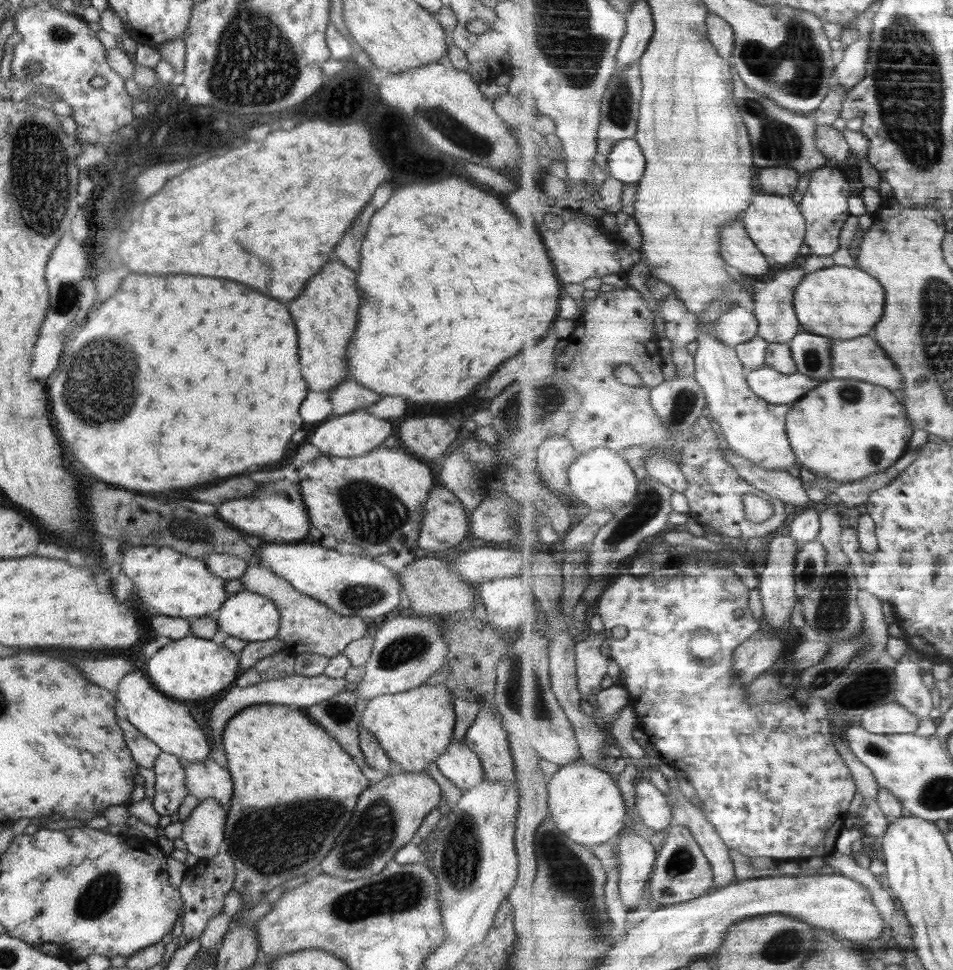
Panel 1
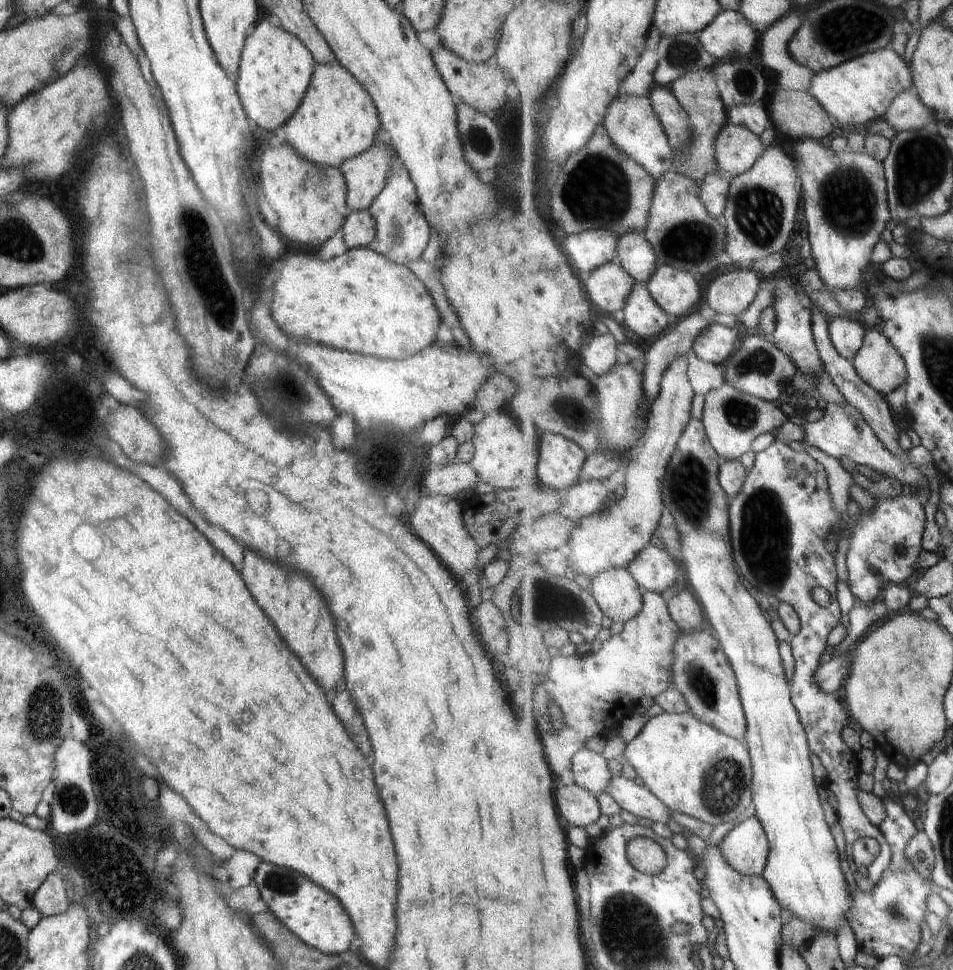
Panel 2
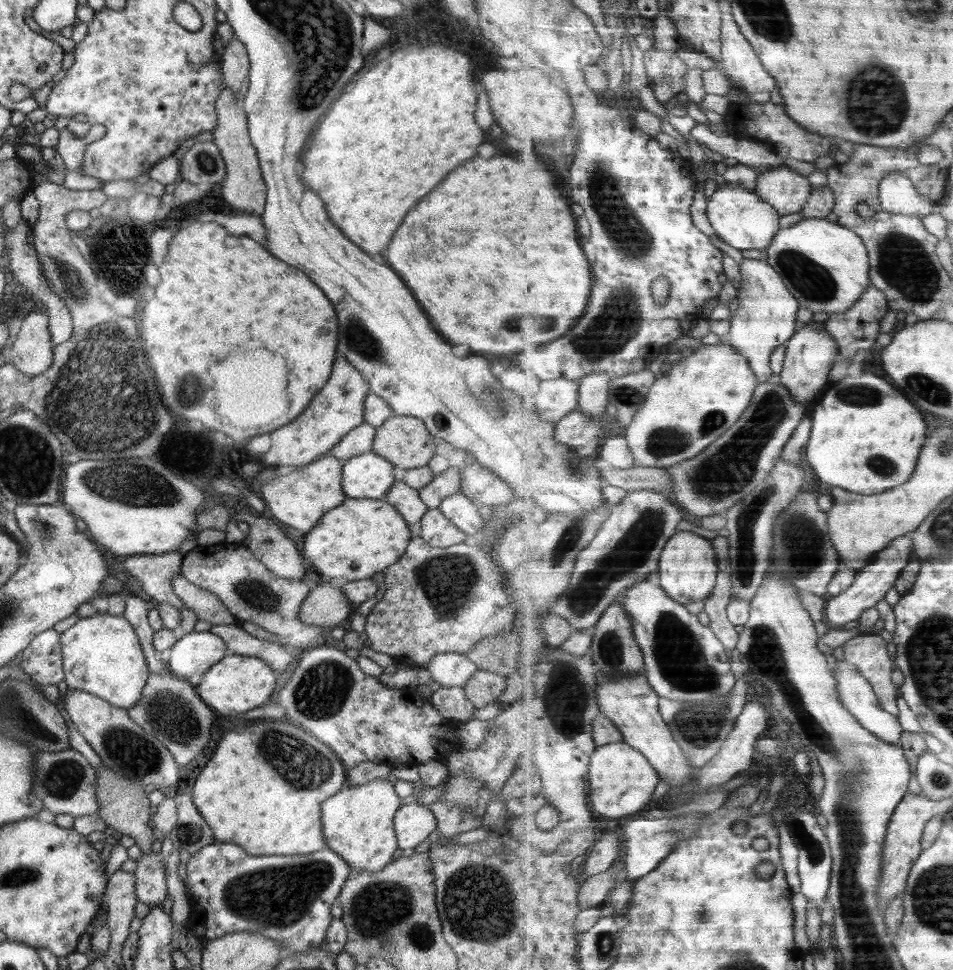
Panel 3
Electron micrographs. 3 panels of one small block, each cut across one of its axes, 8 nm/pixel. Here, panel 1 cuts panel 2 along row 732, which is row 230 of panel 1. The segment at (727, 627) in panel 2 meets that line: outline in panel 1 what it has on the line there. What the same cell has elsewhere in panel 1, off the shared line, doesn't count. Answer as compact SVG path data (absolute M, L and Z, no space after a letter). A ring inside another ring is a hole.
M765 192L757 194L748 210L746 224L760 250L773 262L790 264L801 260L801 250L807 240L807 218L793 197Z

